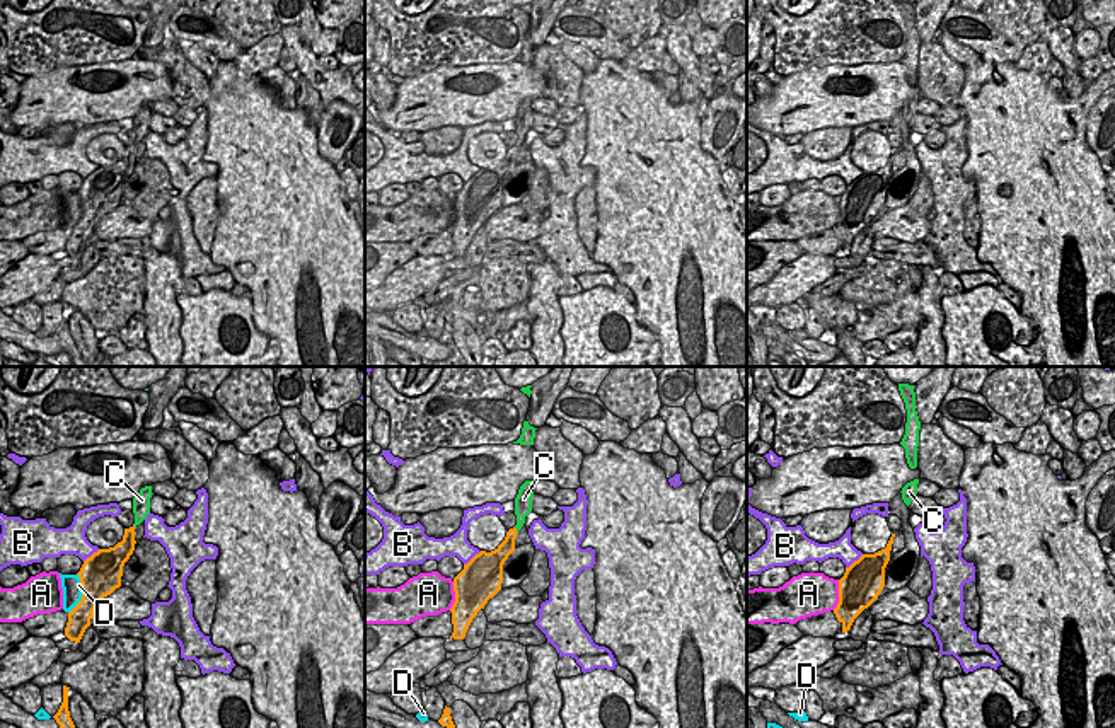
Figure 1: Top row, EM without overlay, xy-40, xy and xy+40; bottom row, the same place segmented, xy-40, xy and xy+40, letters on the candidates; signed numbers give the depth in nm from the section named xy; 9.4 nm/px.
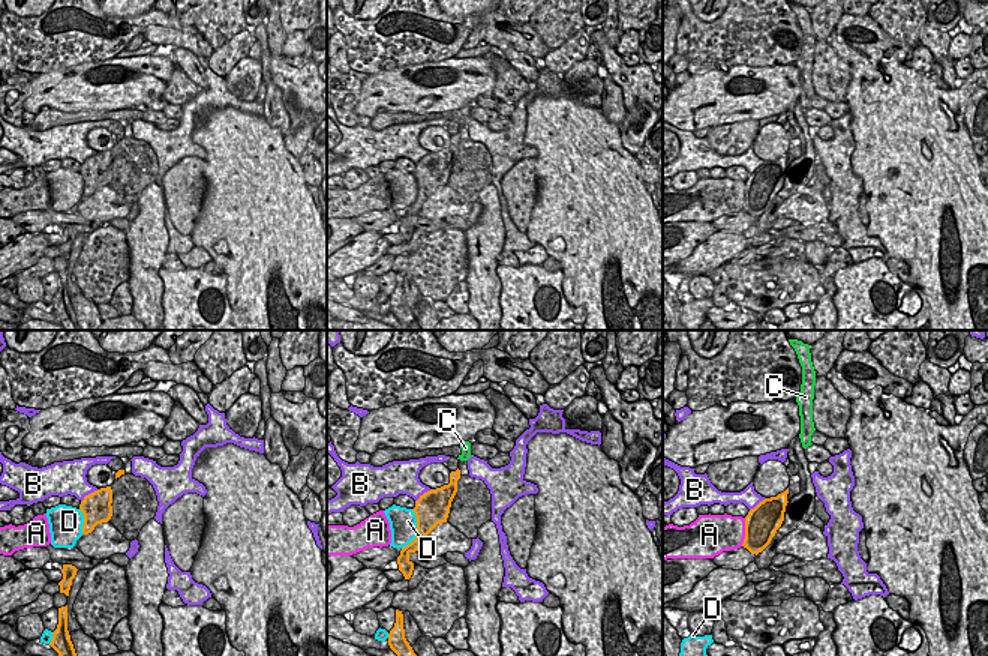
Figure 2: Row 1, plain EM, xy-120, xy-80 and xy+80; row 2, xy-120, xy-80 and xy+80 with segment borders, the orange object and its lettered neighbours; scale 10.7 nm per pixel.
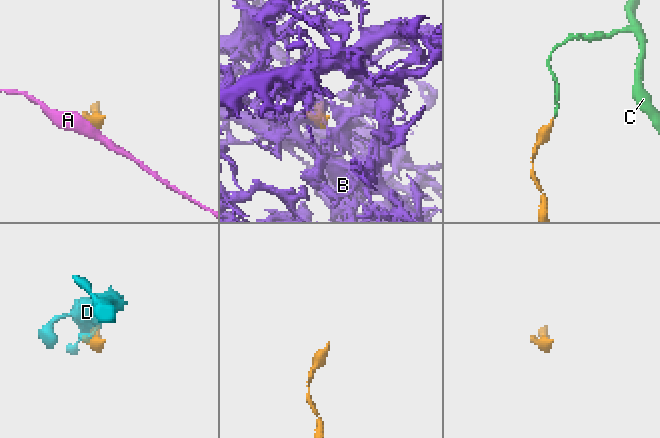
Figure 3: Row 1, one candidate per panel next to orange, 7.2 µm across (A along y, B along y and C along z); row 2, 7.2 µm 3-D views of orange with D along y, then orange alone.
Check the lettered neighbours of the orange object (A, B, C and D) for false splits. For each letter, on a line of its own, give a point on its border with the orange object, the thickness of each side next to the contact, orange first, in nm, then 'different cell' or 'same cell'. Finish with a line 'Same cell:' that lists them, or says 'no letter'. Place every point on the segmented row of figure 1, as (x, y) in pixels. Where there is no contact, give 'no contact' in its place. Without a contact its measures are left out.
A: contact xy+40 (839, 595); calibres 380 and 400 nm; different cell
B: contact xy (474, 556); calibres 400 and 220 nm; different cell
C: contact xy (515, 531); calibres 140 and 160 nm; same cell
D: contact xy-40 (82, 594); calibres 380 and 190 nm; different cell
Same cell: C

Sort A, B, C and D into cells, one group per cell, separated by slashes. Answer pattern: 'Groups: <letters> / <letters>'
Groups: A / B / C / D

